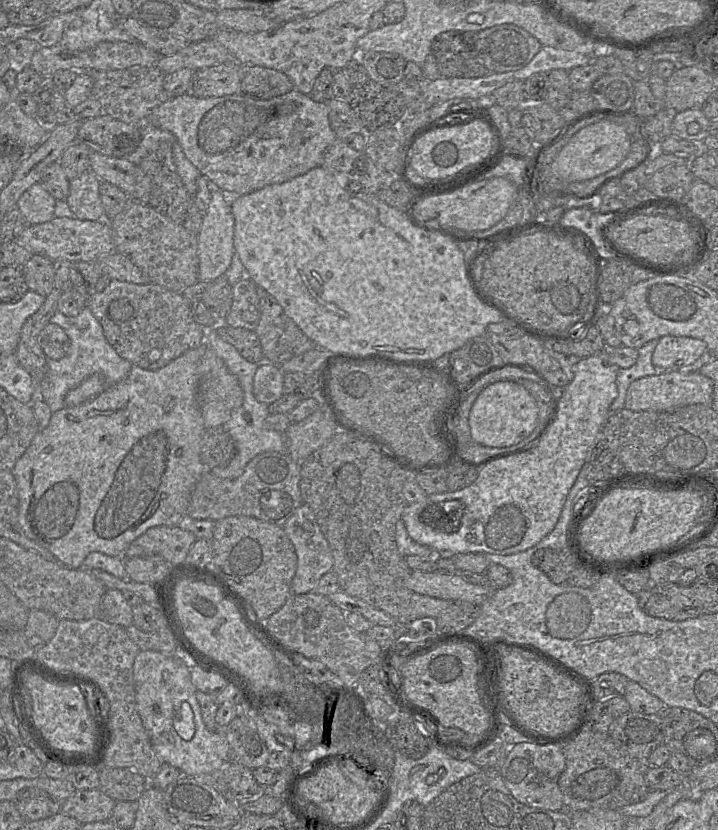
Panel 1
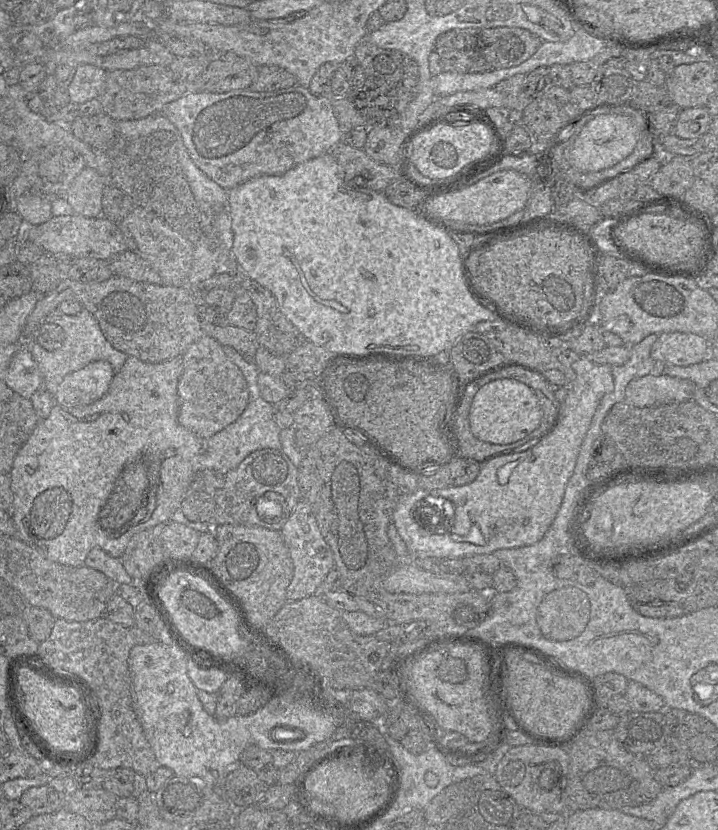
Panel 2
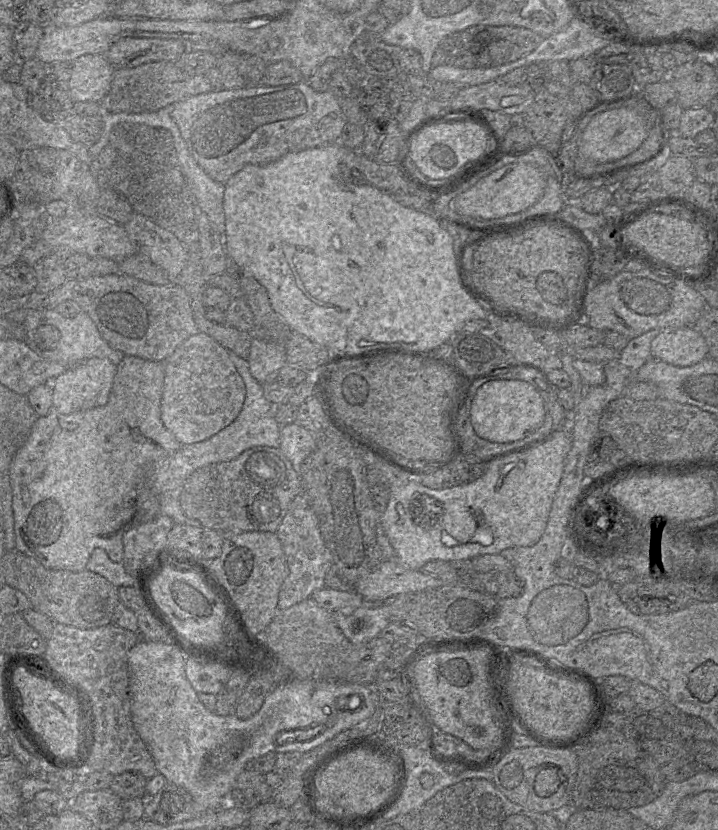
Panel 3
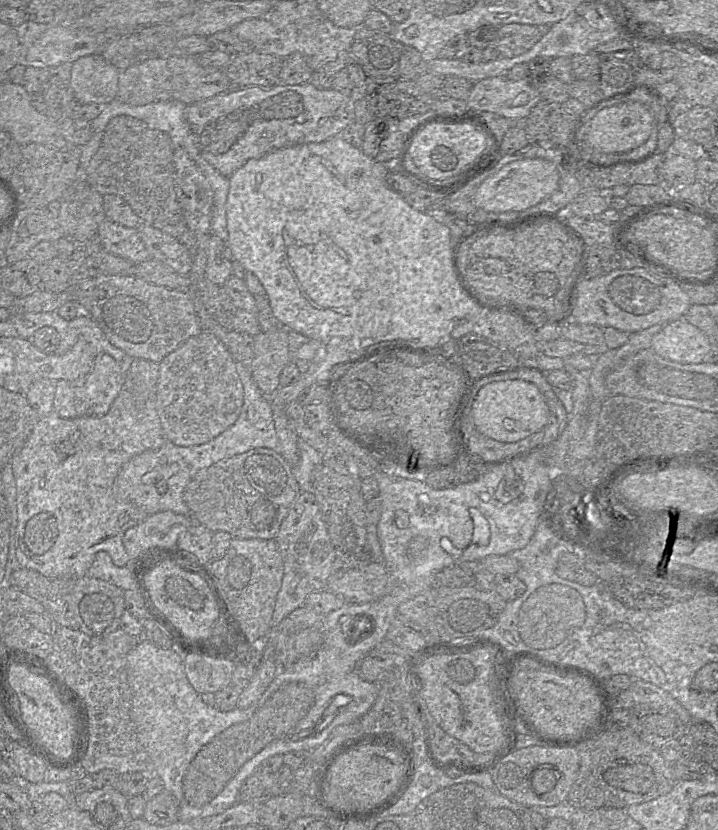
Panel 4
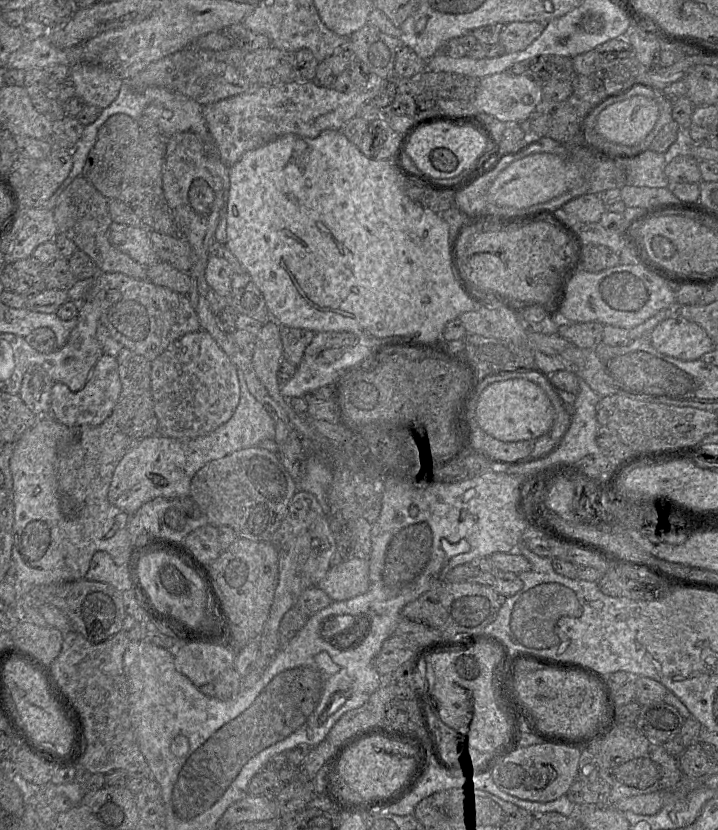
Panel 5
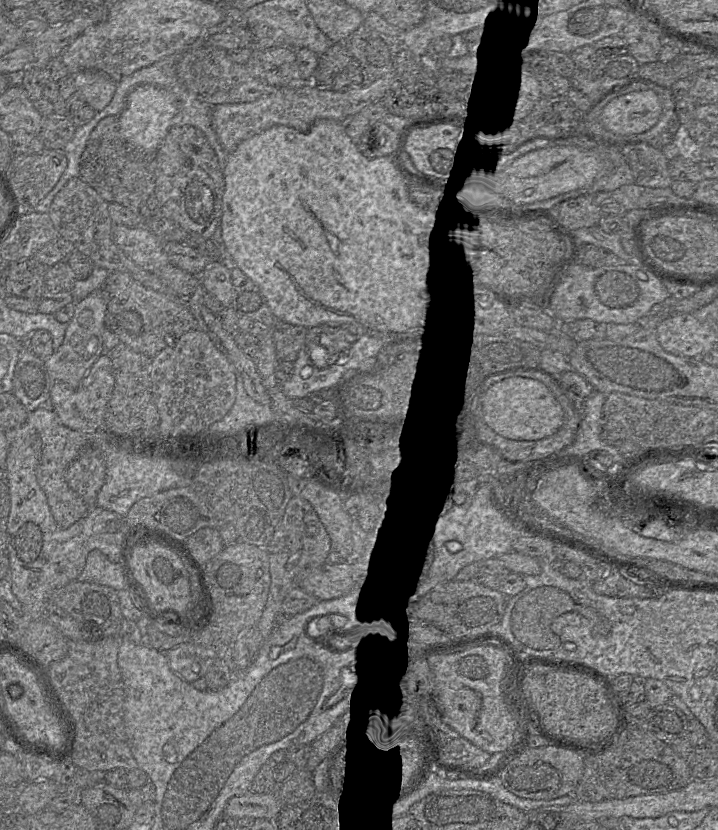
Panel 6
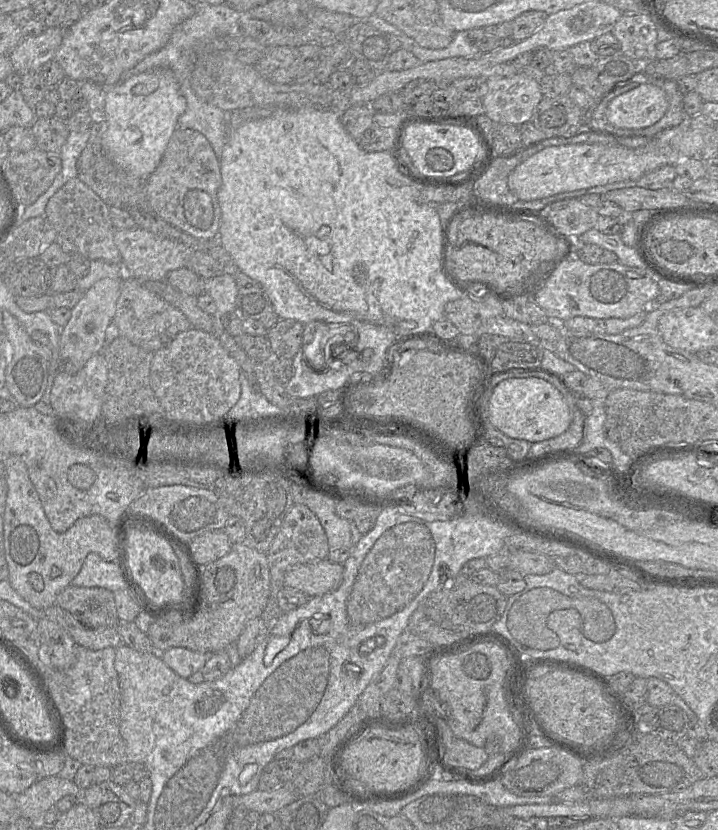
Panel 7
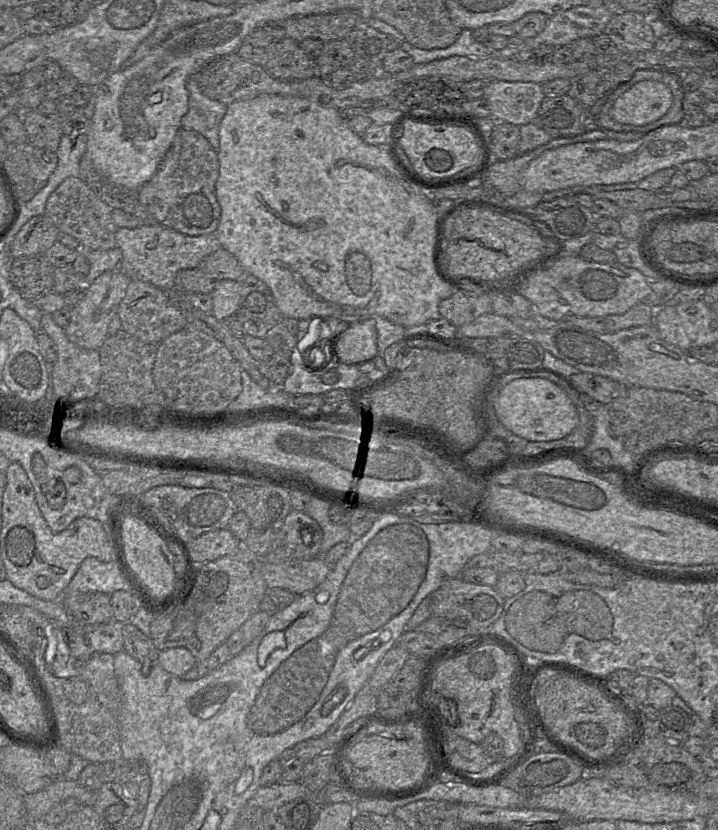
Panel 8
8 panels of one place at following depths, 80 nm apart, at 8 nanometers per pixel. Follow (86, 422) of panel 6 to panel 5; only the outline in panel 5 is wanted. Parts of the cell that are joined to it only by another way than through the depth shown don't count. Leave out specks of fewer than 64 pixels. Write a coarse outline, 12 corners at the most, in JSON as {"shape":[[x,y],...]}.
{"shape":[[103,354],[81,390],[53,383],[50,414],[98,426],[121,390],[116,357]]}

